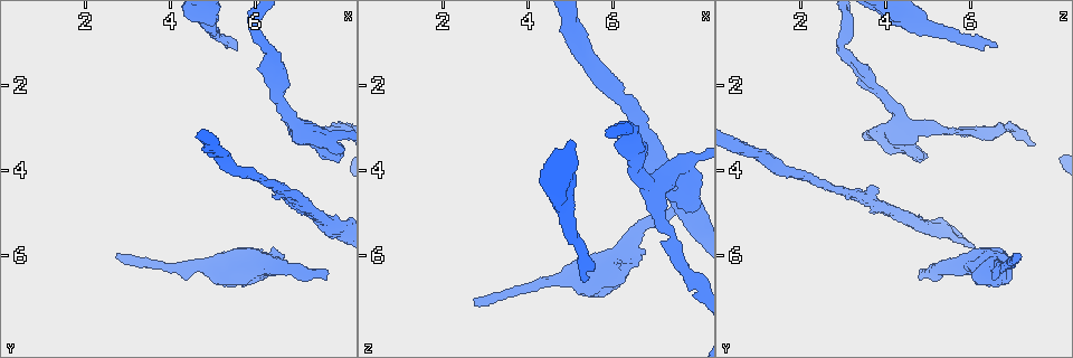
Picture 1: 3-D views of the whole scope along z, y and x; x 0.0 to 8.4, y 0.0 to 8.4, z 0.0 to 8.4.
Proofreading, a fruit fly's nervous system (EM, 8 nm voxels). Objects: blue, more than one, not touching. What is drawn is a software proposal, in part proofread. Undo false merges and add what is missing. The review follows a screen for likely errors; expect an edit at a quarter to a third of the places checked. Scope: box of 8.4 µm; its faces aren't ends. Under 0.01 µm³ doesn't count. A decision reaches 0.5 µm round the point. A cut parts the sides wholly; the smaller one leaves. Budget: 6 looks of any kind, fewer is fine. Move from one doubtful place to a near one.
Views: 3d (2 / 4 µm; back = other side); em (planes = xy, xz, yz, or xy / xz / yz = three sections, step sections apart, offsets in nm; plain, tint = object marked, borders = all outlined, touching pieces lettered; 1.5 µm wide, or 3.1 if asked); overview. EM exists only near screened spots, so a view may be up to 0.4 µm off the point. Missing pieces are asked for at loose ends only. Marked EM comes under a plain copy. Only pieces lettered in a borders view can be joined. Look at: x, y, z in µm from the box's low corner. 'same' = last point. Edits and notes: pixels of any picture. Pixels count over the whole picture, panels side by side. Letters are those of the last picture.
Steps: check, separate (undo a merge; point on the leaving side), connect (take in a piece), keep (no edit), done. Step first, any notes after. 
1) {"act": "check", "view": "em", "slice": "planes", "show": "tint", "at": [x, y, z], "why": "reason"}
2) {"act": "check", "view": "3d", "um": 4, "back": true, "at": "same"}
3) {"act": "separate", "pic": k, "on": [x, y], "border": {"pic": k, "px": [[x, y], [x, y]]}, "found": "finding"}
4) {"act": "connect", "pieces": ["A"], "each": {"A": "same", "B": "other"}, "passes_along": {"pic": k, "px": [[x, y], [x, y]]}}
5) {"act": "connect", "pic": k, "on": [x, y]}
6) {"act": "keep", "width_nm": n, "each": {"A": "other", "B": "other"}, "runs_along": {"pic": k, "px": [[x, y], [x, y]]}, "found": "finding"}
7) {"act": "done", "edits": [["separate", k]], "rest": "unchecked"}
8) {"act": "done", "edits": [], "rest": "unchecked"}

{"act": "check", "view": "3d", "um": 4, "at": [6.35, 6.25, 5.85], "why": "sudden change in width"}

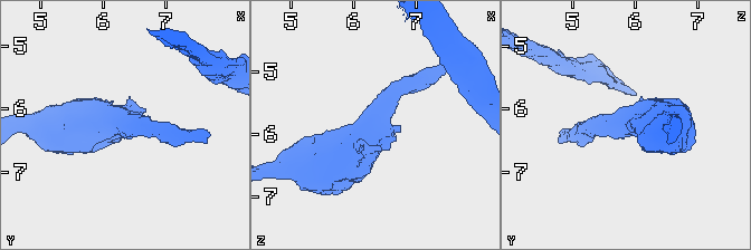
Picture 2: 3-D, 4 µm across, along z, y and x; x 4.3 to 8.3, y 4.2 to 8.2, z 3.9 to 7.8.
{"act": "check", "view": "em", "slice": "xy", "step": 4, "show": "borders", "at": [6.35, 6.20, 5.80], "why": "now the EM"}

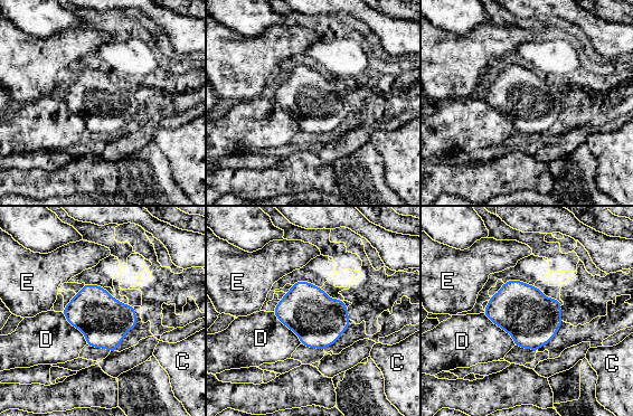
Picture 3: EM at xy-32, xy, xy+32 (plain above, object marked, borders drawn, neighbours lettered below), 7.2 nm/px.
{"act": "keep", "longest_contact_nm": ["D", 340], "each": {"C": "other", "D": "other", "E": "other"}, "border": {"pic": 3, "px": [[483, 312], [511, 337], [515, 344]]}, "found": "one cell here"}

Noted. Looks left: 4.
{"act": "check", "view": "em", "slice": "xz", "step": 8, "show": "borders", "at": [2.70, 6.00, 7.00], "why": "branch stops here"}

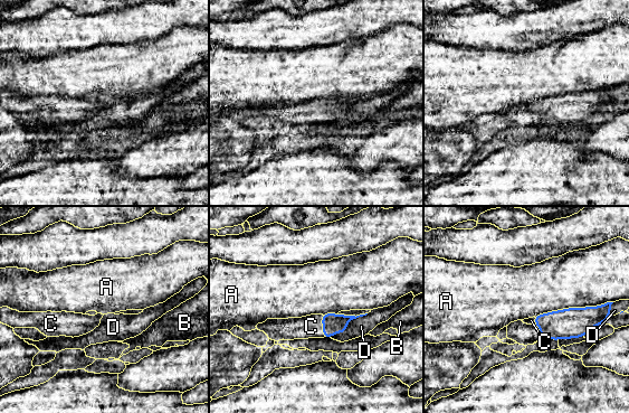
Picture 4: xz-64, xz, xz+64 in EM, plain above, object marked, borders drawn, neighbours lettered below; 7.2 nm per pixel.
{"act": "check", "view": "em", "slice": "planes", "show": "borders", "at": "same"}

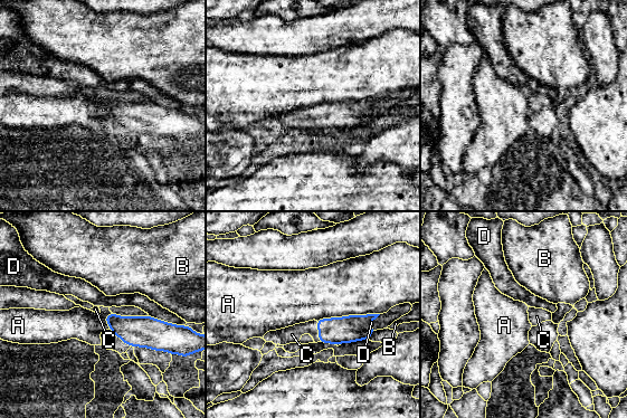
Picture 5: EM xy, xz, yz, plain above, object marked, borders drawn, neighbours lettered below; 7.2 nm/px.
{"act": "connect", "pieces": ["C"], "width_nm": 140, "each": {"A": "other", "B": "other", "C": "same", "D": "other"}, "passes_along": {"pic": 5, "px": [[349, 329], [319, 331], [292, 334]]}, "found": "the cell continues"}

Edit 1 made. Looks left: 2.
{"act": "done", "edits": [["connect", 5]], "rest": "unchecked"}

